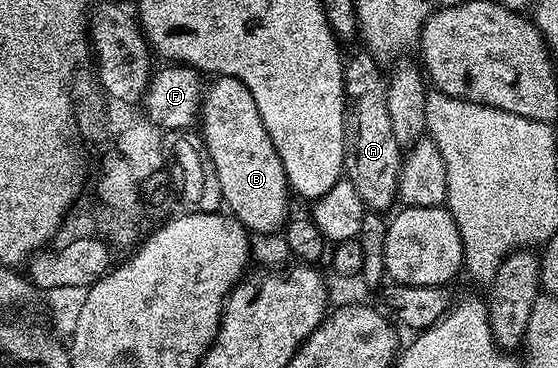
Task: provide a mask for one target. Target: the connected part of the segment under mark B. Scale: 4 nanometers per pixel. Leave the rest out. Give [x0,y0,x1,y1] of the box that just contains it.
[199,75,291,233]

